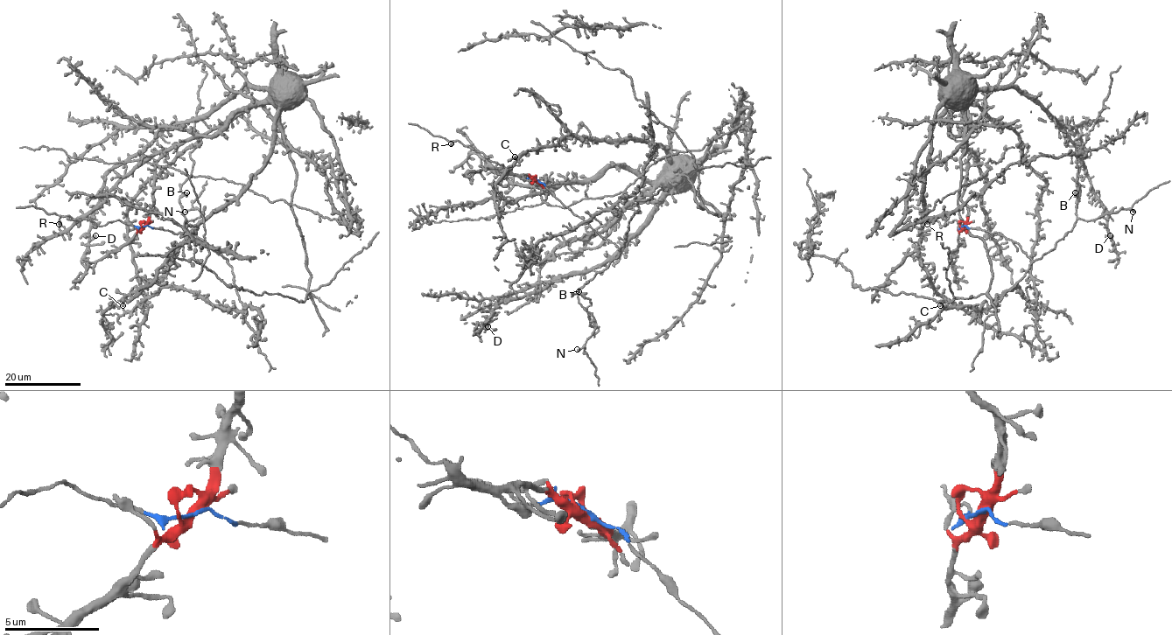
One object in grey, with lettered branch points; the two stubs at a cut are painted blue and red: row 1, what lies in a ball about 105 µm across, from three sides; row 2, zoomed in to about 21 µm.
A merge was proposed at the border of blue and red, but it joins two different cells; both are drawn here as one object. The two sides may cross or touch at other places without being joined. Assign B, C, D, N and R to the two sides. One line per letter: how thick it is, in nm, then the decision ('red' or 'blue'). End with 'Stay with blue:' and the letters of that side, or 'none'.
B: 460 nm | blue
C: 260 nm | red
D: 440 nm | red
N: 320 nm | blue
R: 380 nm | blue
Stay with blue: B, N, R

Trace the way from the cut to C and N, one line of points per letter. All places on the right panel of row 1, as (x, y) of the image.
C: (964, 226), (970, 154), (950, 130), (964, 103), (955, 102), (932, 131), (922, 194), (918, 256), (939, 306)
N: (964, 226), (1001, 234), (1016, 242), (1033, 260), (1052, 249), (1076, 221), (1087, 221), (1122, 208), (1133, 212)

